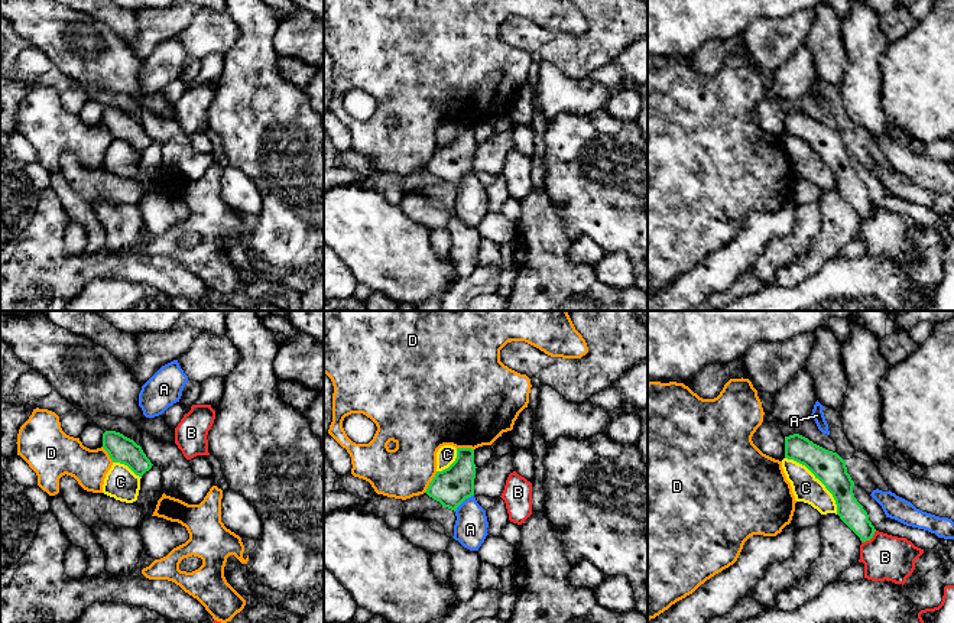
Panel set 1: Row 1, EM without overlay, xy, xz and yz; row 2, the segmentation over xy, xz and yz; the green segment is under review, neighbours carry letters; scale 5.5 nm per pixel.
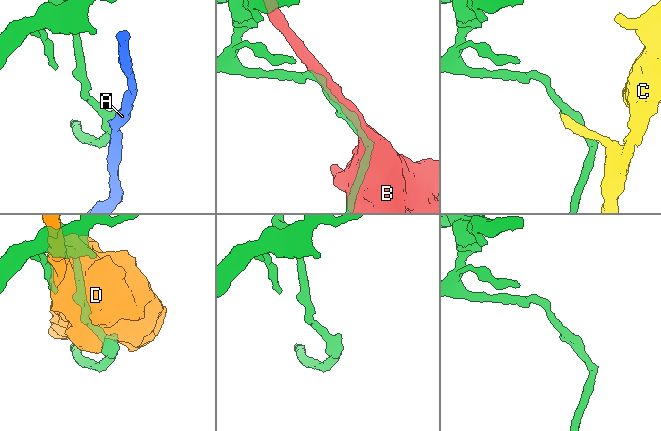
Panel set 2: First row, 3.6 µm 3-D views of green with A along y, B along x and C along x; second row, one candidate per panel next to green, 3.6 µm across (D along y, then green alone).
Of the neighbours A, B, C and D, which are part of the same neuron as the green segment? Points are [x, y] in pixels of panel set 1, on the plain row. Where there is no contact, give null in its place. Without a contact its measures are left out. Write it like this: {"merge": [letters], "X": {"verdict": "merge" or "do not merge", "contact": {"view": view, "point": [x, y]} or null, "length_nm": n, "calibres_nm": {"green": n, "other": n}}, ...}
{"merge": [], "A": {"verdict": "do not merge", "contact": {"view": "xz", "point": [463, 177]}, "length_nm": 140, "calibres_nm": {"green": 200, "other": 190}}, "B": {"verdict": "do not merge", "contact": {"view": "yz", "point": [869, 216]}, "length_nm": 110, "calibres_nm": {"green": 140, "other": 260}}, "C": {"verdict": "do not merge", "contact": {"view": "yz", "point": [818, 155]}, "length_nm": 440, "calibres_nm": {"green": 180, "other": 160}}, "D": {"verdict": "do not merge", "contact": {"view": "xz", "point": [431, 158]}, "length_nm": 140, "calibres_nm": {"green": 200, "other": 280}}}

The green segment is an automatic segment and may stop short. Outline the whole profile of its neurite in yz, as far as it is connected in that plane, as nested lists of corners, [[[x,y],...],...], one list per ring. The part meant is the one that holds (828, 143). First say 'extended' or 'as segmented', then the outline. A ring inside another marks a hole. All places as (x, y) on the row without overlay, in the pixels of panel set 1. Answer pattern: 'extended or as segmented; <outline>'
as segmented; [[[799,110],[785,113],[785,134],[805,142],[825,162],[835,176],[837,191],[861,218],[873,214],[876,205],[854,173],[854,158],[847,149],[846,136]]]

